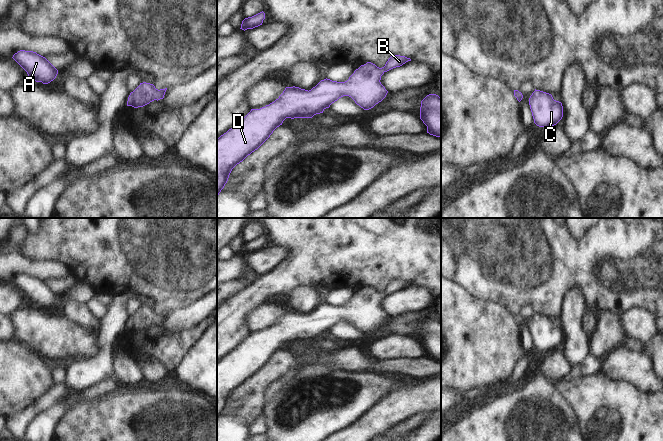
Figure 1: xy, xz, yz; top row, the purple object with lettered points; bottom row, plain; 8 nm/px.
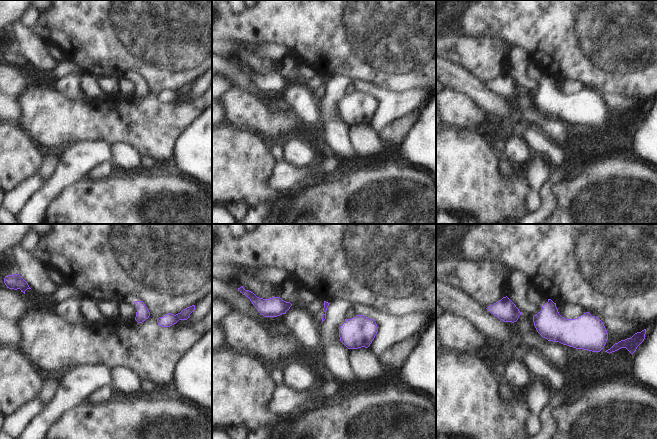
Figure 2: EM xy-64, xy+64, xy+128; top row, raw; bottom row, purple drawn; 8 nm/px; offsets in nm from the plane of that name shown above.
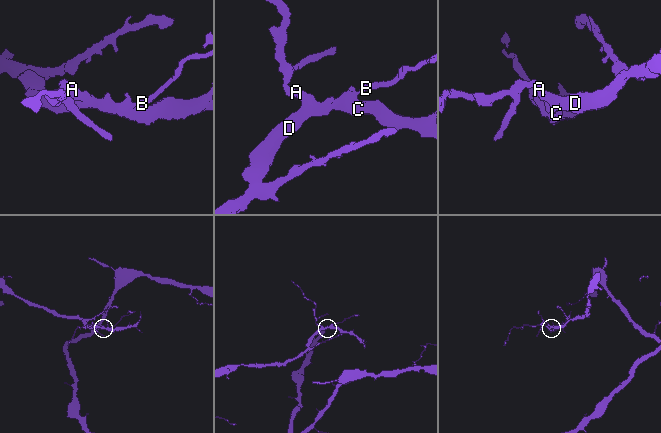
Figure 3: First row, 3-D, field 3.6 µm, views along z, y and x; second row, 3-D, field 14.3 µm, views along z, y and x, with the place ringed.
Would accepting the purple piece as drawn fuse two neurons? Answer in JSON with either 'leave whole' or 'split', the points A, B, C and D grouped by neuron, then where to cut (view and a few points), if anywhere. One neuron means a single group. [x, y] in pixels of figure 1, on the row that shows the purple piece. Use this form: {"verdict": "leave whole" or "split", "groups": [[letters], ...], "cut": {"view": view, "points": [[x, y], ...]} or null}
{"verdict": "leave whole", "groups": [["A", "B", "C", "D"]], "cut": null}

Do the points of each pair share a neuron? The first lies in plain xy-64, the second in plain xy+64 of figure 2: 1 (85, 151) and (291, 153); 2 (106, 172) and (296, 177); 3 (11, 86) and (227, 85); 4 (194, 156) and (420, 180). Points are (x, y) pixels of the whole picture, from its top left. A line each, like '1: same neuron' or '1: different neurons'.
1: same neuron
2: same neuron
3: same neuron
4: different neurons

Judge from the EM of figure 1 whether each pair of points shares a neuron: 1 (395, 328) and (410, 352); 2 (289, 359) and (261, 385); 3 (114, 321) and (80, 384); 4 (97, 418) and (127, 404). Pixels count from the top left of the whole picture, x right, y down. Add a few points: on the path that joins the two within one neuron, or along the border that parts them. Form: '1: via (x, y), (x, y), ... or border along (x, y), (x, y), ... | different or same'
1: border along (379, 338), (402, 335), (419, 342) | different
2: via (282, 364), (268, 378) | same
3: via (108, 337), (107, 355), (96, 368) | same
4: via (104, 418), (113, 418), (120, 411) | same

